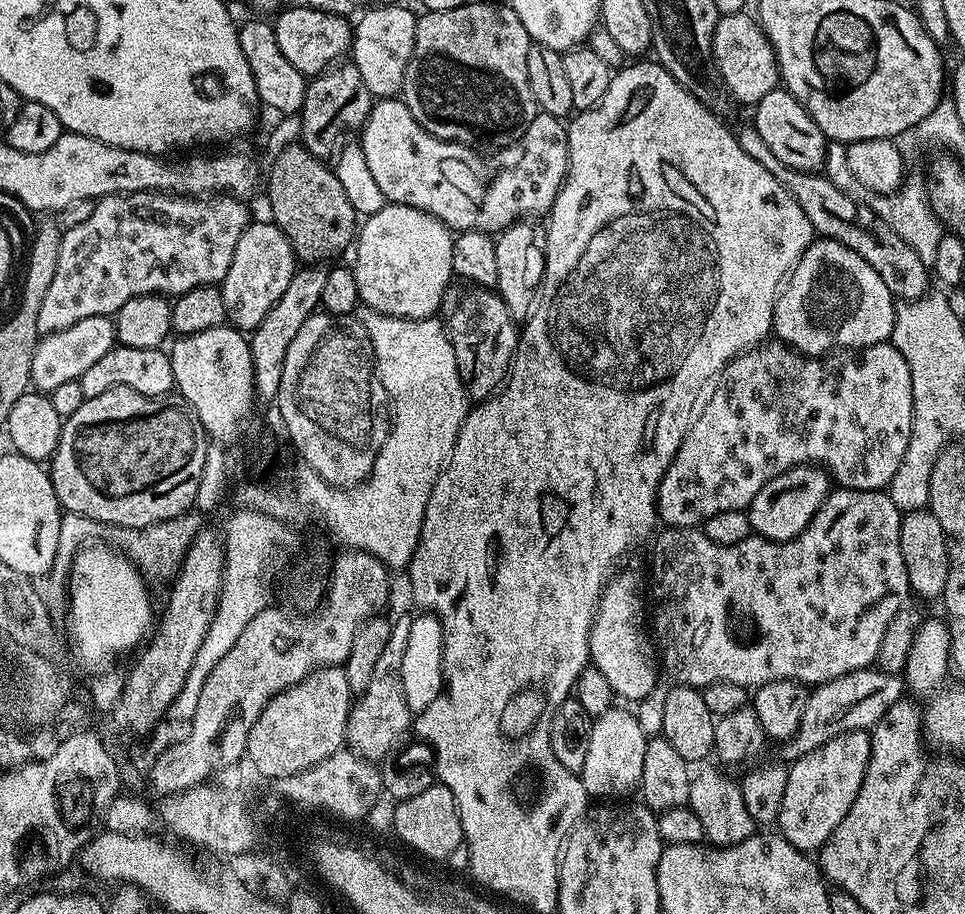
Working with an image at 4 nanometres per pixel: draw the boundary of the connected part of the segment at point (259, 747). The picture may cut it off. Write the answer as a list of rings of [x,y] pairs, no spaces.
[[[343,667],[320,668],[302,682],[278,693],[262,710],[250,730],[247,759],[264,776],[279,778],[298,774],[343,749],[348,734],[348,713],[354,697]]]

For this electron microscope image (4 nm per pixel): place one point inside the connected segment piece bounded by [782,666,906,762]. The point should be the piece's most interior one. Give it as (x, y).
(852, 702)

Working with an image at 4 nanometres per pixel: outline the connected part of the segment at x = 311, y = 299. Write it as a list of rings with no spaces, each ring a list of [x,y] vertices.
[[[310,264],[297,267],[290,278],[290,286],[282,293],[282,298],[270,306],[270,314],[262,318],[262,322],[250,332],[252,345],[252,361],[254,362],[254,382],[256,394],[261,401],[275,401],[276,391],[282,382],[282,366],[286,362],[286,350],[290,350],[290,342],[298,330],[302,330],[302,322],[310,318],[313,312],[321,307],[322,290],[326,290],[326,278],[329,269],[324,264]]]

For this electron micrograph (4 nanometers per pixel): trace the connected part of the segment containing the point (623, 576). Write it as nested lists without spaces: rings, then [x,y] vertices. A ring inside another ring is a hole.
[[[617,571],[605,586],[596,606],[596,617],[592,619],[588,655],[591,663],[606,674],[619,699],[621,696],[624,700],[638,702],[658,683],[658,652],[646,627],[646,600],[640,597],[640,580],[634,573]]]

